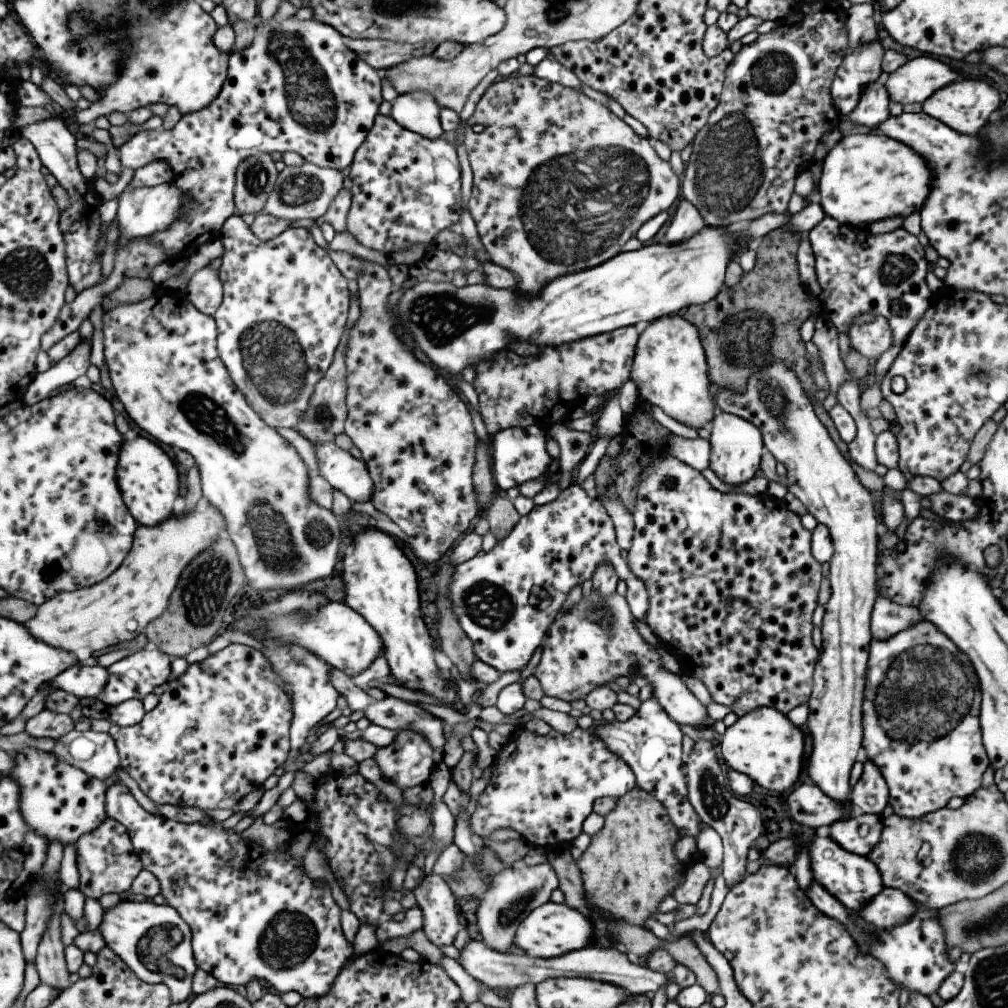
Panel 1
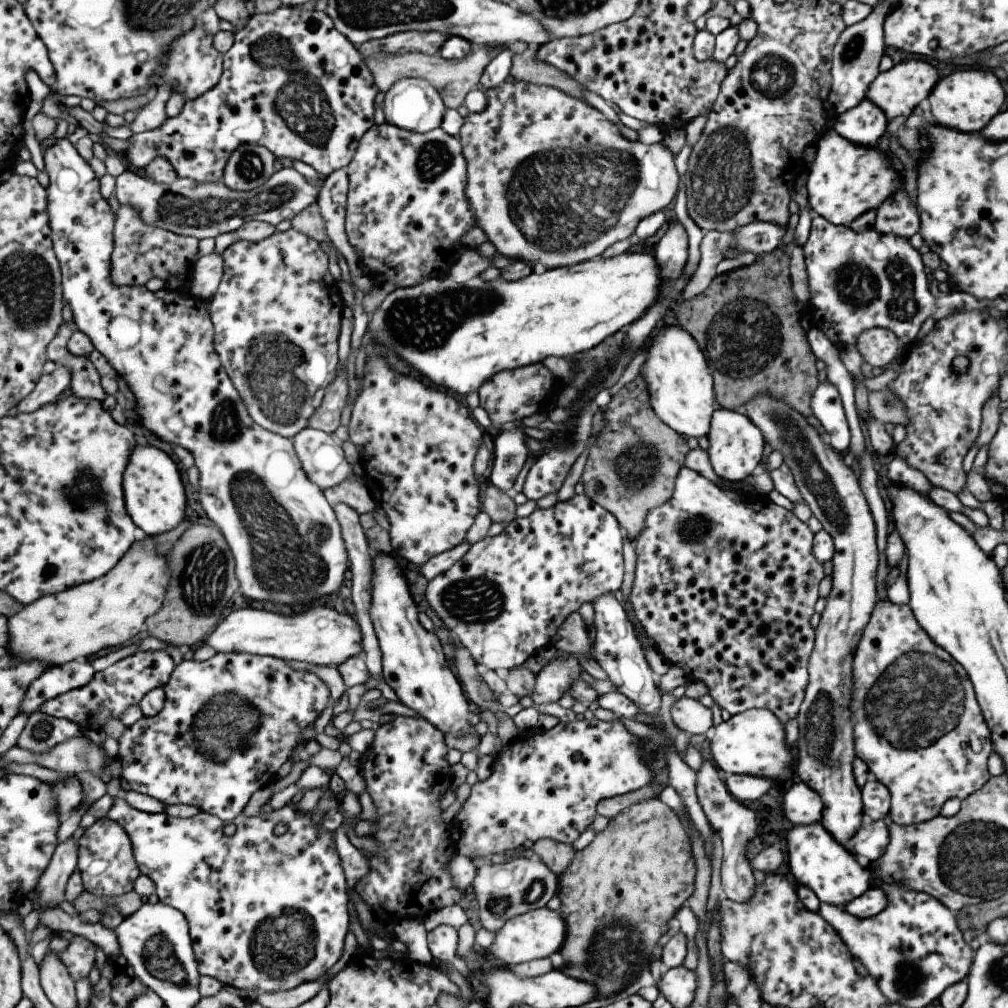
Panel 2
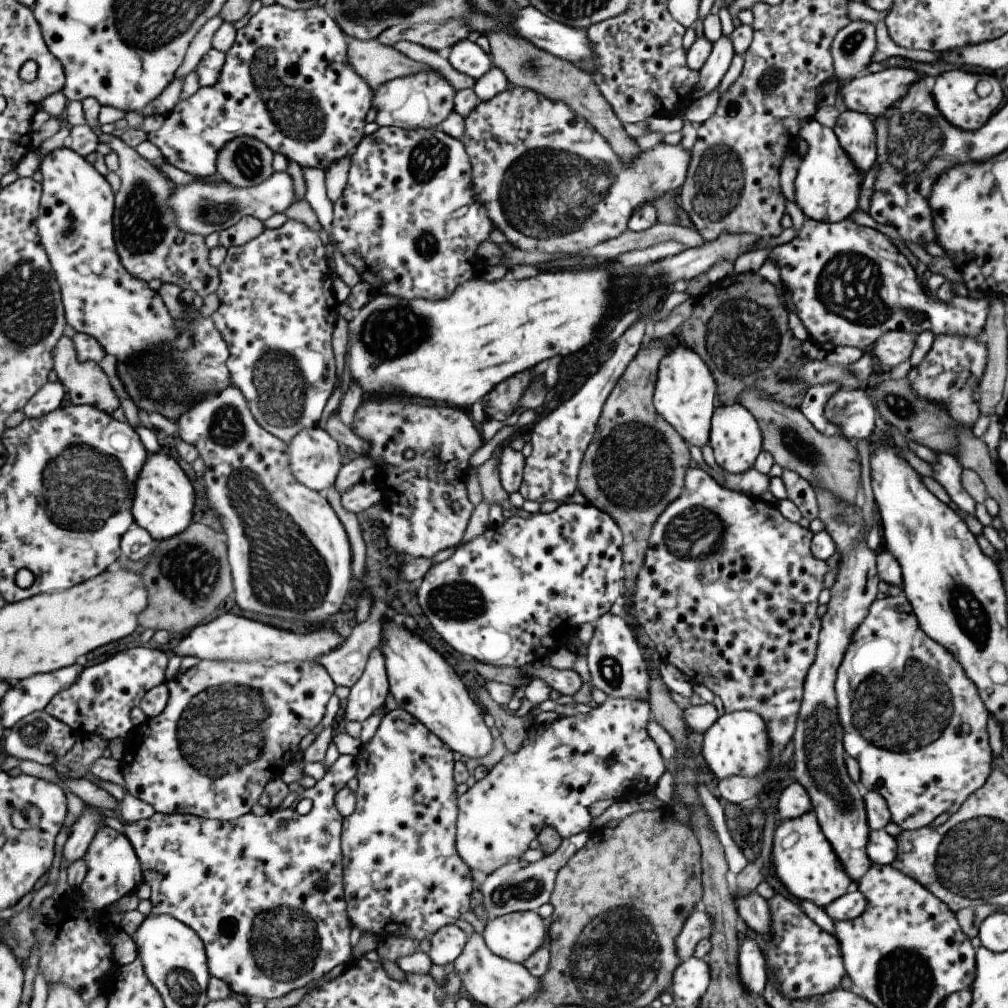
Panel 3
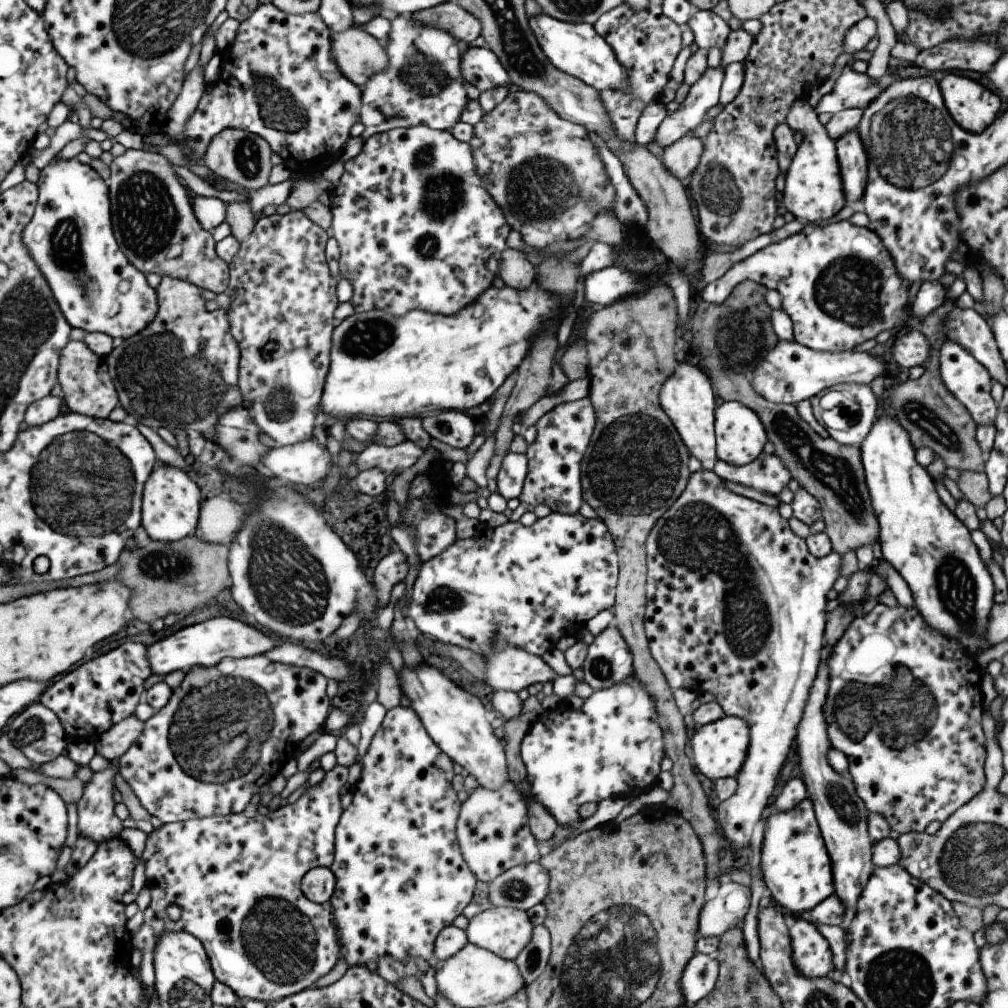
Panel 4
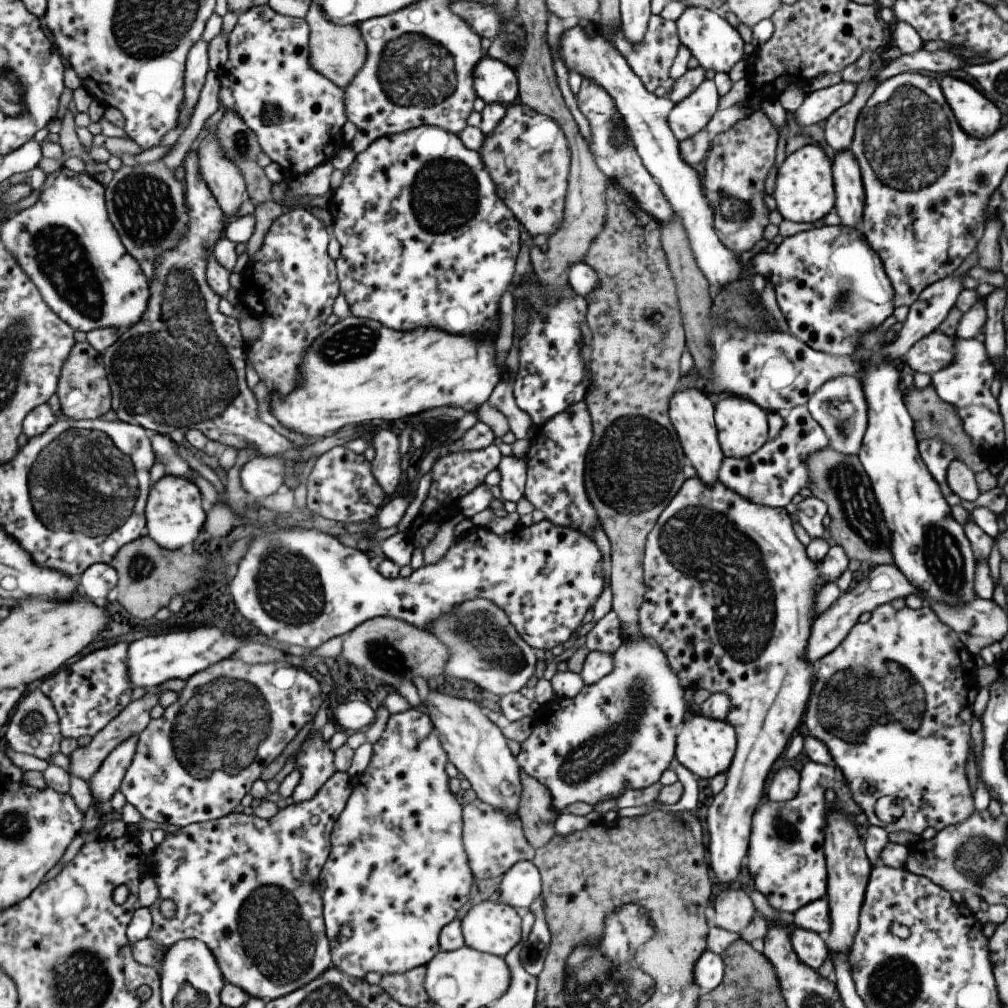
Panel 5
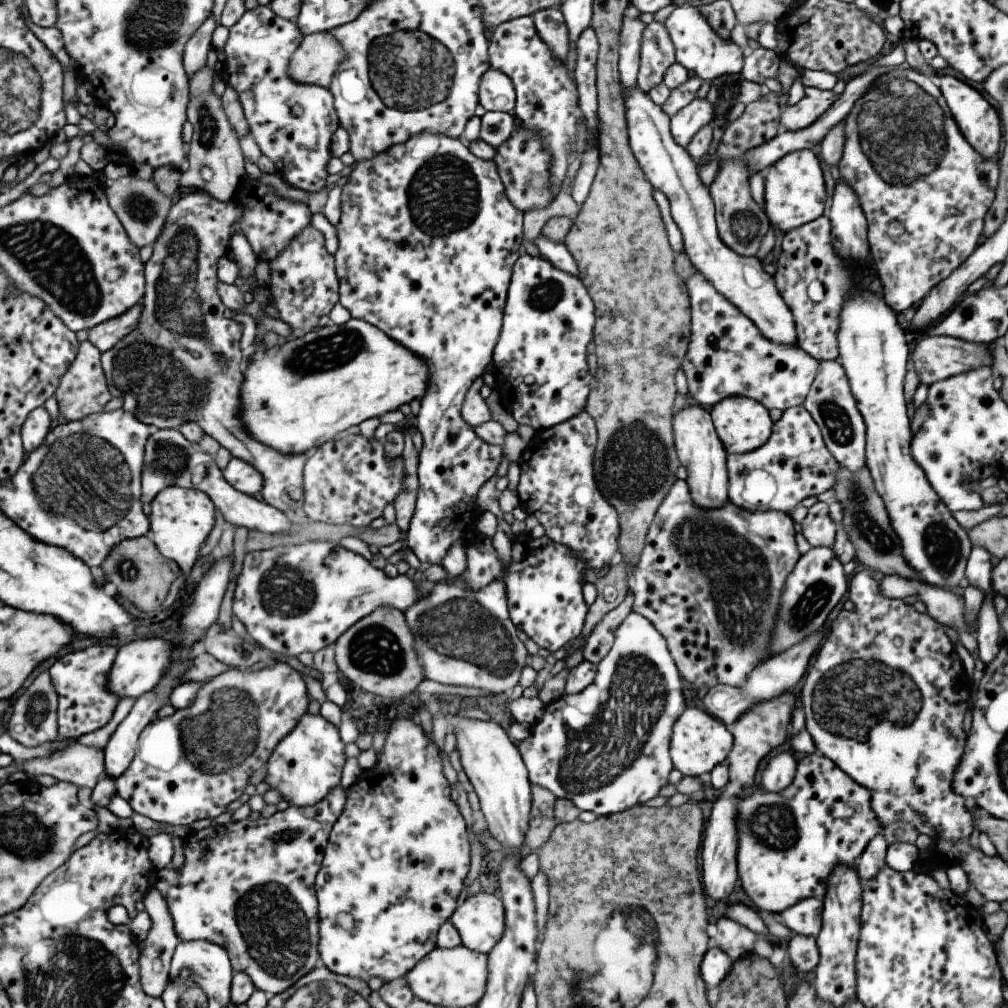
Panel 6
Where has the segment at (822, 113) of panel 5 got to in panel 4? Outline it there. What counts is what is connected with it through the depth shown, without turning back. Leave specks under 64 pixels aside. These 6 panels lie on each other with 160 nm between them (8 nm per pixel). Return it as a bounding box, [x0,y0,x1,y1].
[814,66,892,114]

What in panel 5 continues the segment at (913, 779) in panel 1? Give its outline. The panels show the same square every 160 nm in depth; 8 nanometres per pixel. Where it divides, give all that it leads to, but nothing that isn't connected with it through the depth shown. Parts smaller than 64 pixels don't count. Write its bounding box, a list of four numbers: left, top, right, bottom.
[801,603,980,835]

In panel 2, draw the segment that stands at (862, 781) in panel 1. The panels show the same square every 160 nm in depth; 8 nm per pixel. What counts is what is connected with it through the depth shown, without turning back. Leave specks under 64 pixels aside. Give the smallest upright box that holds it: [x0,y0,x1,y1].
[860,772,890,820]

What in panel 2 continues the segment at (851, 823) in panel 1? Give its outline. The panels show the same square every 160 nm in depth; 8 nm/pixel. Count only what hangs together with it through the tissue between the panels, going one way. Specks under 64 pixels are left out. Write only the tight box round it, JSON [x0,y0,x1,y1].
[846,815,888,863]

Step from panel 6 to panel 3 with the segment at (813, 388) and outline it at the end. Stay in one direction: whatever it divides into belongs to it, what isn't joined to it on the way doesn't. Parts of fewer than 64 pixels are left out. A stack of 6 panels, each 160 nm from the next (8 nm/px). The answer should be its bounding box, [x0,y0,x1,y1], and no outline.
[828,388,876,441]

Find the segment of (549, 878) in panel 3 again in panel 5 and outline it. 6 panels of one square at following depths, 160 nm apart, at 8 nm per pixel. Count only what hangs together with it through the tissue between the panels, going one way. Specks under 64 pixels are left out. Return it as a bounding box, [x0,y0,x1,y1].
[499,861,541,911]

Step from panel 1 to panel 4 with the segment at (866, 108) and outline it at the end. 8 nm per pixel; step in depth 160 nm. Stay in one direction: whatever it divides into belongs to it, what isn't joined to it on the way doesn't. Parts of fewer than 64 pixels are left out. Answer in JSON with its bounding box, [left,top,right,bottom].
[834,128,867,206]

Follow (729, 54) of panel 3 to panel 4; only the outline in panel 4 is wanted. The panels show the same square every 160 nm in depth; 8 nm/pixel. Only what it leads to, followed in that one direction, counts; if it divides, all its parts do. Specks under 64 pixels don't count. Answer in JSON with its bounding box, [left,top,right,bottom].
[653,67,723,149]

